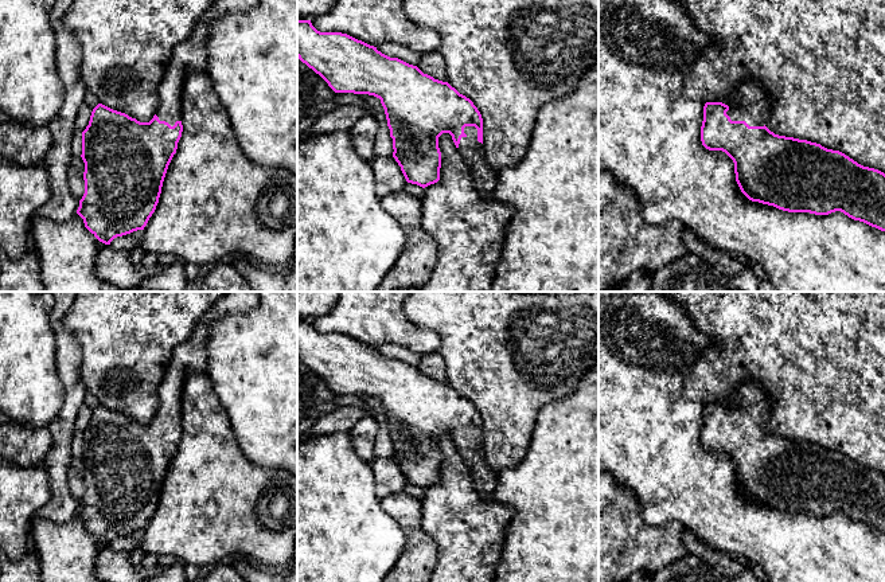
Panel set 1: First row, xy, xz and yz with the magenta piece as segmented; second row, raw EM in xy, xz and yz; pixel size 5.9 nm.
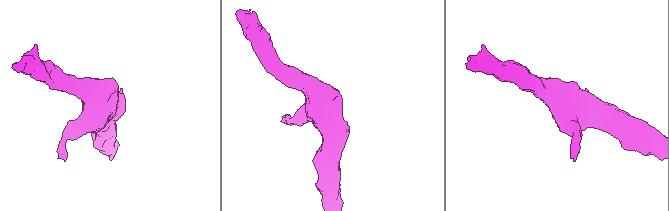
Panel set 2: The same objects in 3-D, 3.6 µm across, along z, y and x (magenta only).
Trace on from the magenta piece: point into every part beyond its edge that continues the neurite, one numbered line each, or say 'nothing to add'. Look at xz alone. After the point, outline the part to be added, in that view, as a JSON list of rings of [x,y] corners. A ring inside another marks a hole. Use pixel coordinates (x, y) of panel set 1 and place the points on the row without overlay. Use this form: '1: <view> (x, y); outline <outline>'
1: xz (471, 452); outline [[[465,427],[465,438],[461,438],[459,445],[459,456],[468,466],[475,489],[486,501],[492,499],[496,488],[496,474],[488,468],[483,453],[483,445],[477,442],[477,430],[475,427]]]

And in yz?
1: yz (749, 403); outline [[[755,382],[742,383],[724,405],[732,422],[745,422],[749,427],[764,427],[771,415],[771,399]]]

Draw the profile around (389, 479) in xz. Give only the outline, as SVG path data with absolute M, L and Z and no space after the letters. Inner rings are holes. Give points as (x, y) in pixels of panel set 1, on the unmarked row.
M374 458L371 465L375 474L375 492L379 499L403 491L408 483L393 458Z

